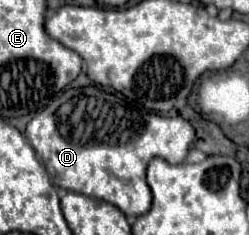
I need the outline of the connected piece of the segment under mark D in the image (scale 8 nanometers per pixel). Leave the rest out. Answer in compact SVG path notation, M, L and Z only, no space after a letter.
M84 86L72 88L62 92L54 98L36 118L30 120L26 126L26 138L42 158L48 168L52 182L60 188L74 190L98 200L106 200L118 206L126 216L140 216L146 214L152 206L152 192L146 182L146 168L148 162L156 156L168 160L170 164L180 164L190 152L190 146L196 138L194 126L176 116L158 116L152 112L138 112L138 110L124 110L124 106L116 100L116 96L100 86Z

